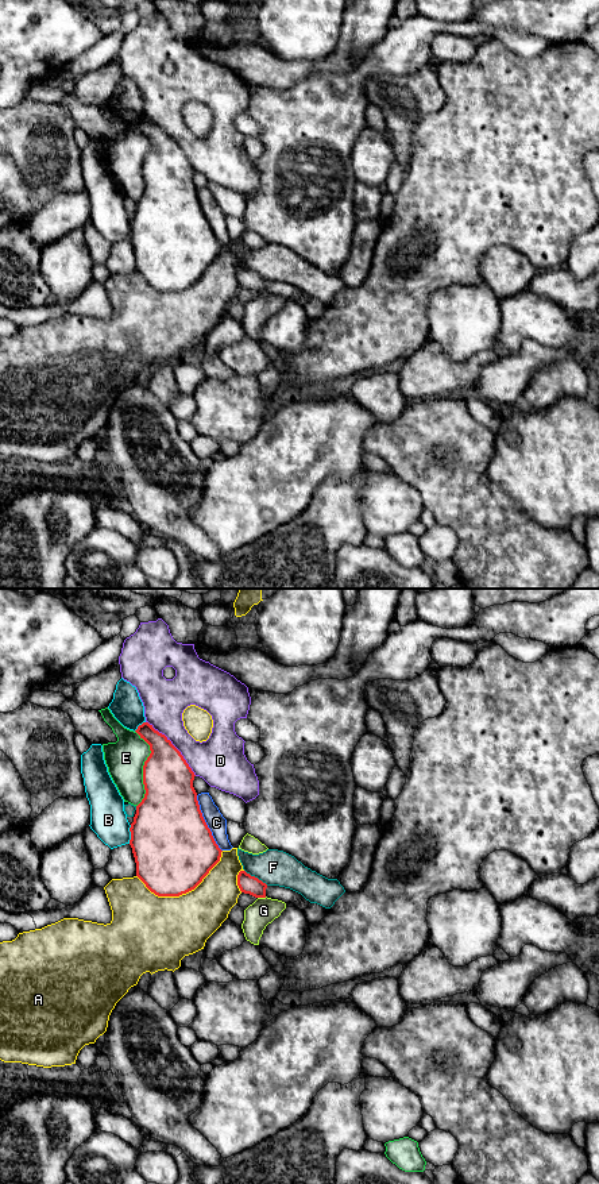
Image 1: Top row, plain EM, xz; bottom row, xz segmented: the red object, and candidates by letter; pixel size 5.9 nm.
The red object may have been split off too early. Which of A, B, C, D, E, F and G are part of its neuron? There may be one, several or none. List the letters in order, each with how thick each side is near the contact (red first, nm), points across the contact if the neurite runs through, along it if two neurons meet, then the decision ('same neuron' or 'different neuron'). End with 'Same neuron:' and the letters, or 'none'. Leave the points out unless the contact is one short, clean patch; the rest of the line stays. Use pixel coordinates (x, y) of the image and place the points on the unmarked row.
A: 460 nm thick on the red side, 400 nm on the other; different neuron
B: 480 nm thick on the red side, 220 nm on the other; different neuron
C: 480 nm thick on the red side, 110 nm on the other; different neuron
D: 300 nm thick on the red side, 260 nm on the other; different neuron
E: 320 nm thick on the red side, 220 nm on the other; different neuron
F: 110 nm thick on the red side, 220 nm on the other; different neuron
G: 110 nm thick on the red side, 160 nm on the other; border along xz (266, 292), (258, 293); different neuron
Same neuron: none

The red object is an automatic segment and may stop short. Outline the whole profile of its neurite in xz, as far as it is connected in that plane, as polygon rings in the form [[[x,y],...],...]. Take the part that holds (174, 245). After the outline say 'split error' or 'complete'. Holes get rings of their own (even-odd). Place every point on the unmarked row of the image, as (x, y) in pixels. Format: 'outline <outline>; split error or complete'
outline [[[143,117],[135,126],[150,140],[150,151],[143,161],[144,193],[136,201],[136,209],[131,219],[130,240],[136,258],[136,271],[158,292],[179,292],[194,285],[209,266],[220,257],[221,244],[216,239],[208,223],[193,182],[194,167],[171,139],[171,136],[148,117]]]; complete

